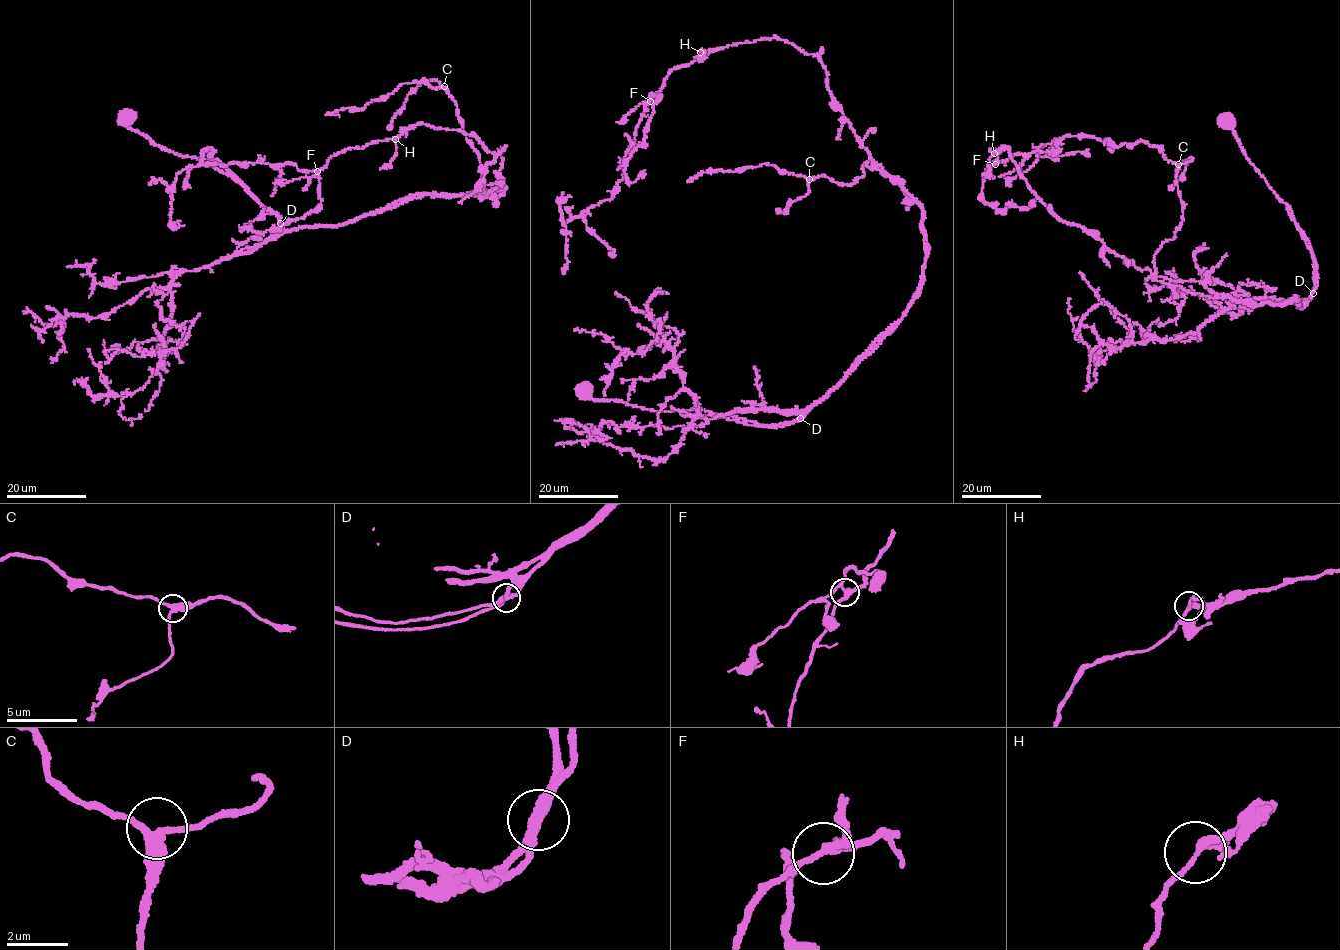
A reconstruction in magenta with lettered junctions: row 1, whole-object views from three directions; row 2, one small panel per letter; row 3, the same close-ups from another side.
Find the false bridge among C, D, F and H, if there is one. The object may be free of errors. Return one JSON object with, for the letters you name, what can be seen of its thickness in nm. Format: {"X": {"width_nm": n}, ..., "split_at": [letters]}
{"D": {"width_nm": 300}, "split_at": ["D"]}

